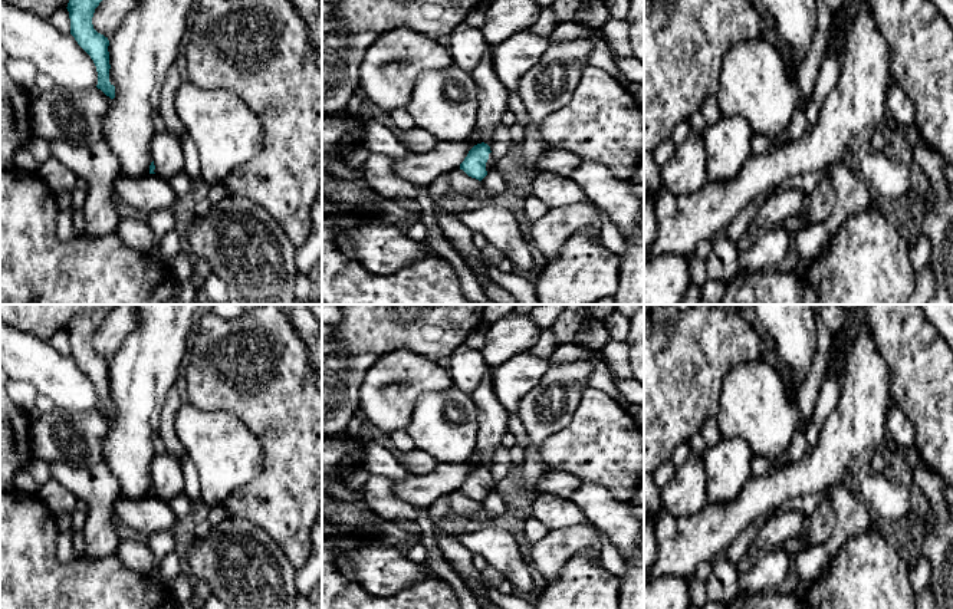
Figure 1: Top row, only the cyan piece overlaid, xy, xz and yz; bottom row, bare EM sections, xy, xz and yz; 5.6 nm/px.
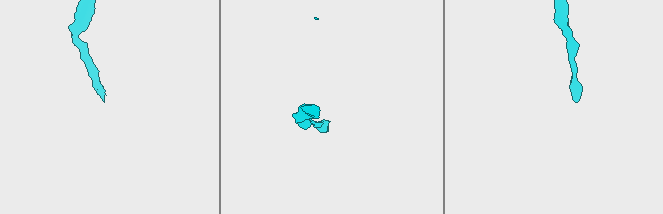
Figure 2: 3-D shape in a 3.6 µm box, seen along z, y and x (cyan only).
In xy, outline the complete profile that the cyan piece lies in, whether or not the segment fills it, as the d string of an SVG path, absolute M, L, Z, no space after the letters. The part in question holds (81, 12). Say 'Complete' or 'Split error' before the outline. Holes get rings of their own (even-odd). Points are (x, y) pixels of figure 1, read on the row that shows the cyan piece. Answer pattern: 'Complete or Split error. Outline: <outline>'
Complete. Outline: M69 0L70 34L91 56L98 72L98 85L106 96L115 98L115 86L109 82L109 40L93 29L92 17L102 0Z

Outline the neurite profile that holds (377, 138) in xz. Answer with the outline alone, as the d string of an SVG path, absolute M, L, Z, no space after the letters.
M374 118L365 121L362 148L369 154L382 154L392 159L398 159L408 154L402 142L398 141L387 126L381 125Z

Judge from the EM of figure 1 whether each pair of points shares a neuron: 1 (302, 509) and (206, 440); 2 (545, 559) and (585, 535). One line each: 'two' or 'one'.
1: two
2: one

